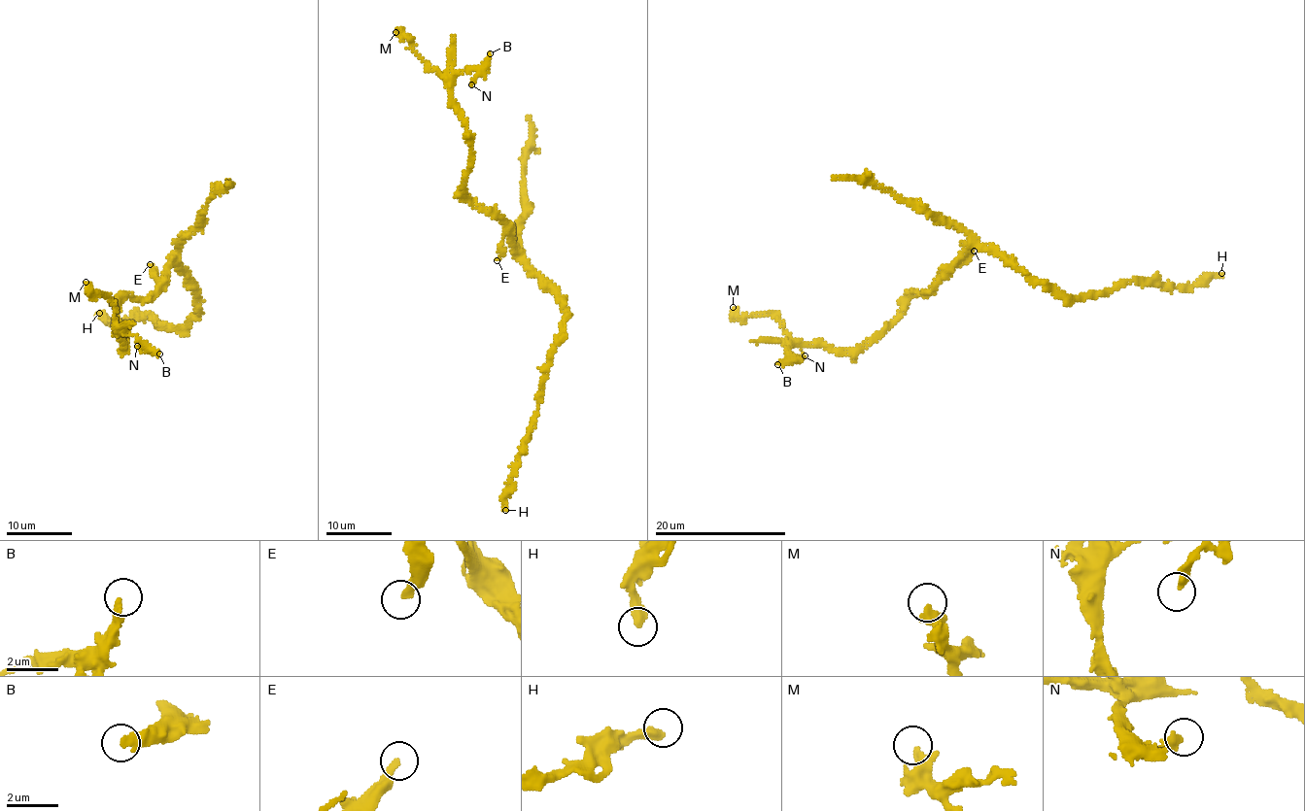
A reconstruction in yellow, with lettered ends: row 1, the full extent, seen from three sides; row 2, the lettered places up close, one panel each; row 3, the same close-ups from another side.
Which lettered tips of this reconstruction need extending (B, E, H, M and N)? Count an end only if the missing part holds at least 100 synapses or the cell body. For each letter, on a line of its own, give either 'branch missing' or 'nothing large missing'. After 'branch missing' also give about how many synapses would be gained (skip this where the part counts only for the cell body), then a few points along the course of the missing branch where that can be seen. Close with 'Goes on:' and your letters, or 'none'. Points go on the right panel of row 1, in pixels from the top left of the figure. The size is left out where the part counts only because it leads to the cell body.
B: nothing large missing
E: nothing large missing
H: nothing large missing
M: nothing large missing
N: nothing large missing
Goes on: none

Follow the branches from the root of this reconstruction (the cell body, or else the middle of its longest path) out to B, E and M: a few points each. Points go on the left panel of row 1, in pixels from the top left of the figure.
B: (168, 268), (147, 297), (125, 297), (117, 317), (124, 344), (119, 334), (124, 331), (159, 354)
E: (168, 268), (157, 283), (154, 267), (150, 264)
M: (168, 268), (147, 297), (120, 303), (124, 344), (115, 308), (85, 282)

